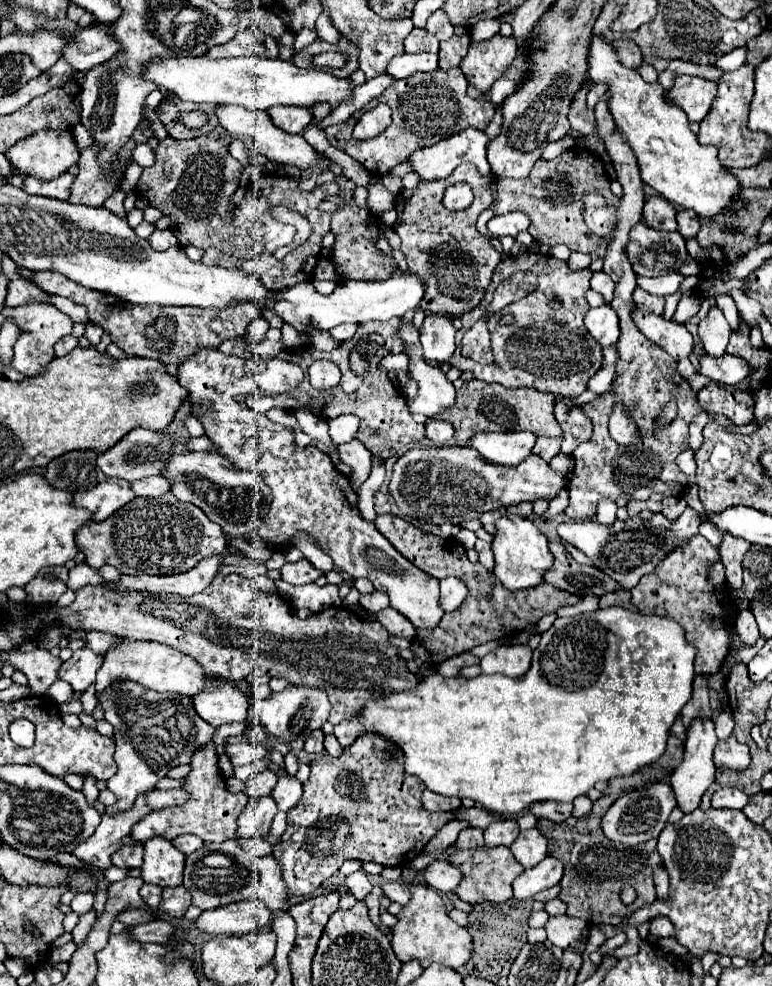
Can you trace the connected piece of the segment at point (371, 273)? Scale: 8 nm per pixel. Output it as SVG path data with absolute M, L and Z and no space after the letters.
M337 195L326 197L318 209L332 214L332 231L336 233L336 243L332 247L332 263L334 263L340 279L384 281L384 279L392 277L398 263L392 255L384 255L382 251L378 251L374 247L374 237L378 235L380 229L368 211L360 209L354 201L348 204L344 203Z

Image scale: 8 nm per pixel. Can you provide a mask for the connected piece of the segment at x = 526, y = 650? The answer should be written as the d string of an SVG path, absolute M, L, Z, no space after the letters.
M502 645L480 659L482 673L500 673L506 677L522 677L530 669L532 649L528 645Z

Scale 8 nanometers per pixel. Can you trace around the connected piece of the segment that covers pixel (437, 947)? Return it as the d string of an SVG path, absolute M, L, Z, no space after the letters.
M424 883L410 885L410 901L402 905L396 917L398 917L398 923L390 927L390 933L392 933L390 941L392 941L392 949L396 957L402 963L416 959L420 961L424 969L432 963L440 963L450 969L458 969L470 959L470 951L472 951L470 933L466 931L466 927L460 927L458 923L454 923L448 917L442 897L434 889L426 887Z

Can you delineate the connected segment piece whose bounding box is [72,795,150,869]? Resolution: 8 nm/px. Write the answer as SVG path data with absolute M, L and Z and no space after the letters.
M140 795L134 807L126 813L118 813L116 817L104 813L102 823L96 827L96 833L90 837L90 841L78 845L72 855L94 869L108 869L110 855L120 847L120 839L130 835L132 825L138 823L146 813L150 813L150 809L144 801L144 795Z

